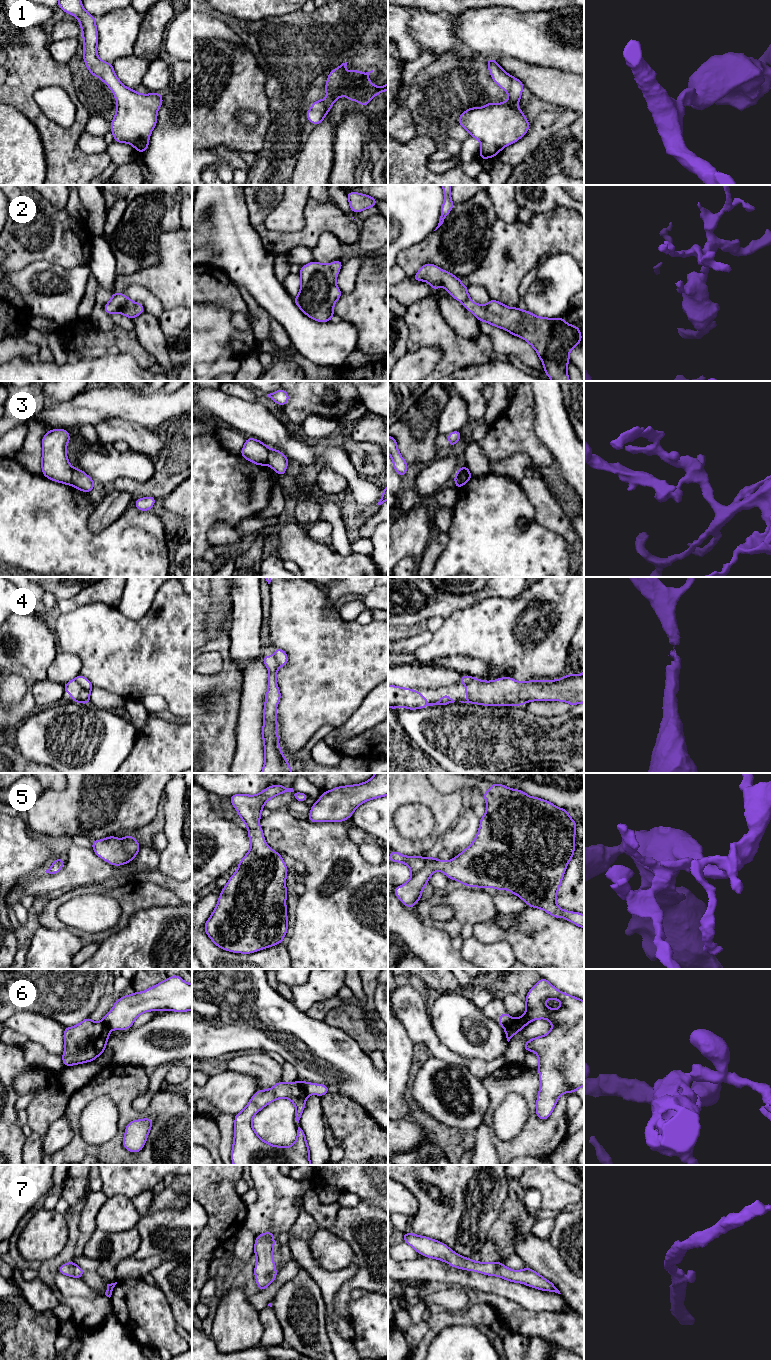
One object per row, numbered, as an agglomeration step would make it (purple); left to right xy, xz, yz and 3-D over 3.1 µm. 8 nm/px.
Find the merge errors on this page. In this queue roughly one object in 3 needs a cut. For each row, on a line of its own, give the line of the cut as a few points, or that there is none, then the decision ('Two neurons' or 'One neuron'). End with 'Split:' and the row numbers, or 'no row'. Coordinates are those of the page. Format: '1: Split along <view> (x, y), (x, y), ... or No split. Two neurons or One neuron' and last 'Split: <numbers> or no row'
1: No split. One neuron
2: No split. One neuron
3: Split along yz (469, 471), (461, 475), (457, 487). Two neurons
4: No split. One neuron
5: No split. One neuron
6: Split along xz (298, 1081), (308, 1094). Two neurons
7: No split. One neuron
Split: 3, 6

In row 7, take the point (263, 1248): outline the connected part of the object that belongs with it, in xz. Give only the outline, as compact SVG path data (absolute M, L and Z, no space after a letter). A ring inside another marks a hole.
M264 1232L256 1237L254 1254L257 1262L254 1267L256 1283L260 1291L266 1289L277 1276L276 1266L273 1260L274 1233Z

